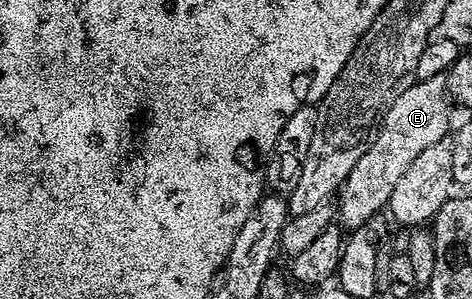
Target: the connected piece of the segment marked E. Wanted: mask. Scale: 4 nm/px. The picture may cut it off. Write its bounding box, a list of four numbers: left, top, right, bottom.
[336,76,452,230]

